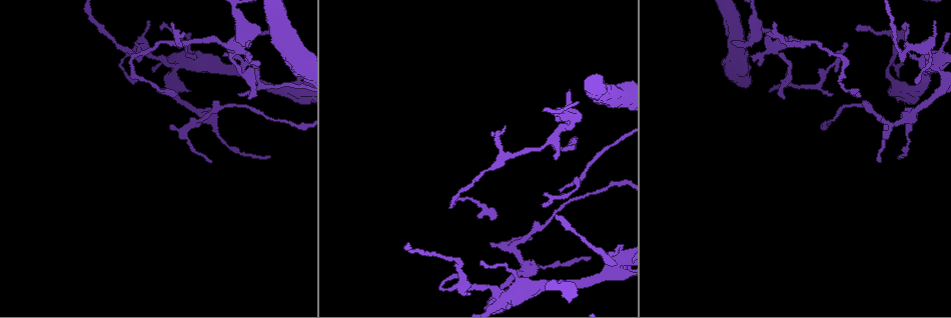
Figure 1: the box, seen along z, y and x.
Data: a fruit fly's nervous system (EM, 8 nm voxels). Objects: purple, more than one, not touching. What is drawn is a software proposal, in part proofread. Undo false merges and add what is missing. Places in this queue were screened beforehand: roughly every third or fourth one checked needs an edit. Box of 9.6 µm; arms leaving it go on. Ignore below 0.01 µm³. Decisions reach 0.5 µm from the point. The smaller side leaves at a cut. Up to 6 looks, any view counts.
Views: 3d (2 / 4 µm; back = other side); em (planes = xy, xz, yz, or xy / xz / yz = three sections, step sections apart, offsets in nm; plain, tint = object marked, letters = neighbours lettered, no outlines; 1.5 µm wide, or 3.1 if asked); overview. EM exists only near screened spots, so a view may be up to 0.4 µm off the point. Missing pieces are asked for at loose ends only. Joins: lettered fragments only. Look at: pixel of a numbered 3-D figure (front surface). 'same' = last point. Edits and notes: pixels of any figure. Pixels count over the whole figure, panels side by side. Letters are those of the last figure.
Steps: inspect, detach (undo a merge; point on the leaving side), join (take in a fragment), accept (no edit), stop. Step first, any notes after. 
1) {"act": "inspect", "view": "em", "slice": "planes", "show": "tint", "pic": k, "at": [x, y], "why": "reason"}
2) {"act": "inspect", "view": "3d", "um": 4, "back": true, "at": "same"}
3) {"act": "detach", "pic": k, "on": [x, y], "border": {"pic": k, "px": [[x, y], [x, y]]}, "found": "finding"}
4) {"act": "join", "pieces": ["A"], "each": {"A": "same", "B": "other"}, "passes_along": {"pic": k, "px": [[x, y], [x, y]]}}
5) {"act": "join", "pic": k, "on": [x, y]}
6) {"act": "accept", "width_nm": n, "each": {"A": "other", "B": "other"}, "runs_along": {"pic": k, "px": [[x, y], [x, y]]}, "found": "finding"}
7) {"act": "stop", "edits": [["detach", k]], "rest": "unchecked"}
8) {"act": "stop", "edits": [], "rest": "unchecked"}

{"act": "inspect", "view": "3d", "um": 4, "back": true, "pic": 1, "at": [554, 136], "why": "four or more arms meet"}

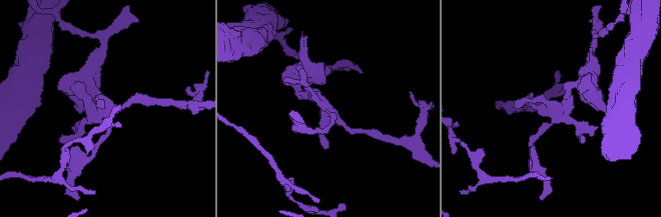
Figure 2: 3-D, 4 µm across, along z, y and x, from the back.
{"act": "inspect", "view": "em", "slice": "xy", "step": 8, "show": "tint", "pic": 2, "at": [324, 105]}

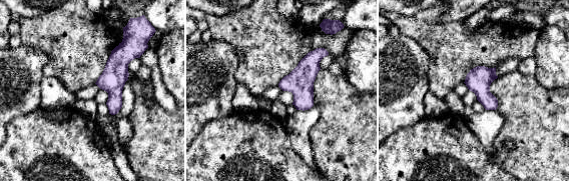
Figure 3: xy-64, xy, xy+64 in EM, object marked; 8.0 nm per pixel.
{"act": "inspect", "view": "em", "slice": "xy", "step": 8, "show": "letters", "at": "same", "why": "what lies round it"}

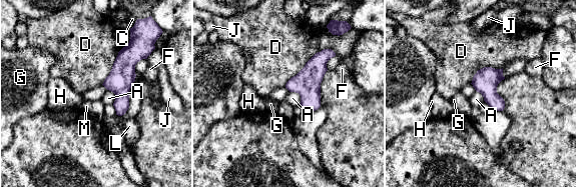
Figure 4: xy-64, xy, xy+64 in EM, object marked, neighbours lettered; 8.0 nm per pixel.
{"act": "accept", "width_nm": 160, "each": {"A": "other", "C": "other", "D": "other", "F": "other", "G": "other", "H": "other", "J": "other", "L": "other", "M": "other"}, "found": "one cell here"}

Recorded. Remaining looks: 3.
{"act": "inspect", "view": "em", "slice": "xz", "step": 8, "show": "tint", "pic": 1, "at": [845, 46], "why": "thin end"}

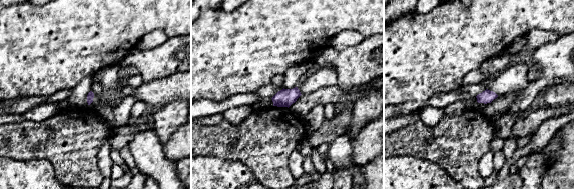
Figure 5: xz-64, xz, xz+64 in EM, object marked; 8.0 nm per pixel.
{"act": "inspect", "view": "em", "slice": "planes", "show": "letters", "at": "same", "why": "cut it another way"}

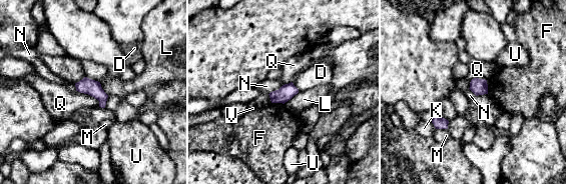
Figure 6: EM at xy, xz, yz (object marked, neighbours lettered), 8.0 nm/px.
{"act": "accept", "width_nm": 120, "each": {"D": "other", "F": "other", "K": "other", "L": "other", "M": "other", "N": "other", "Q": "other", "U": "other", "V": "other"}, "border": {"pic": 6, "px": [[76, 90], [93, 96], [99, 106]]}, "found": "none of them fits"}

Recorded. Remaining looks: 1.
{"act": "inspect", "view": "em", "slice": "planes", "show": "letters", "pic": 1, "at": [182, 42], "why": "sharp bend"}

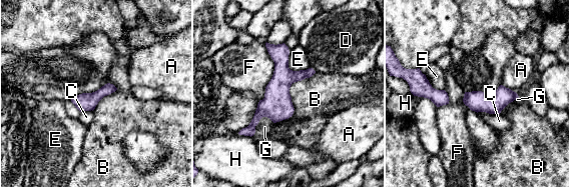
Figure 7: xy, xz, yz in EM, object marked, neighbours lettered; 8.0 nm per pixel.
{"act": "accept", "width_nm": 140, "each": {"A": "other", "B": "other", "C": "other", "D": "other", "E": "other", "F": "other", "G": "other", "H": "other"}, "border": {"pic": 7, "px": [[316, 72], [274, 123]]}, "found": "one cell here"}

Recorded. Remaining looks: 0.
{"act": "stop", "edits": [], "rest": "unchecked"}

